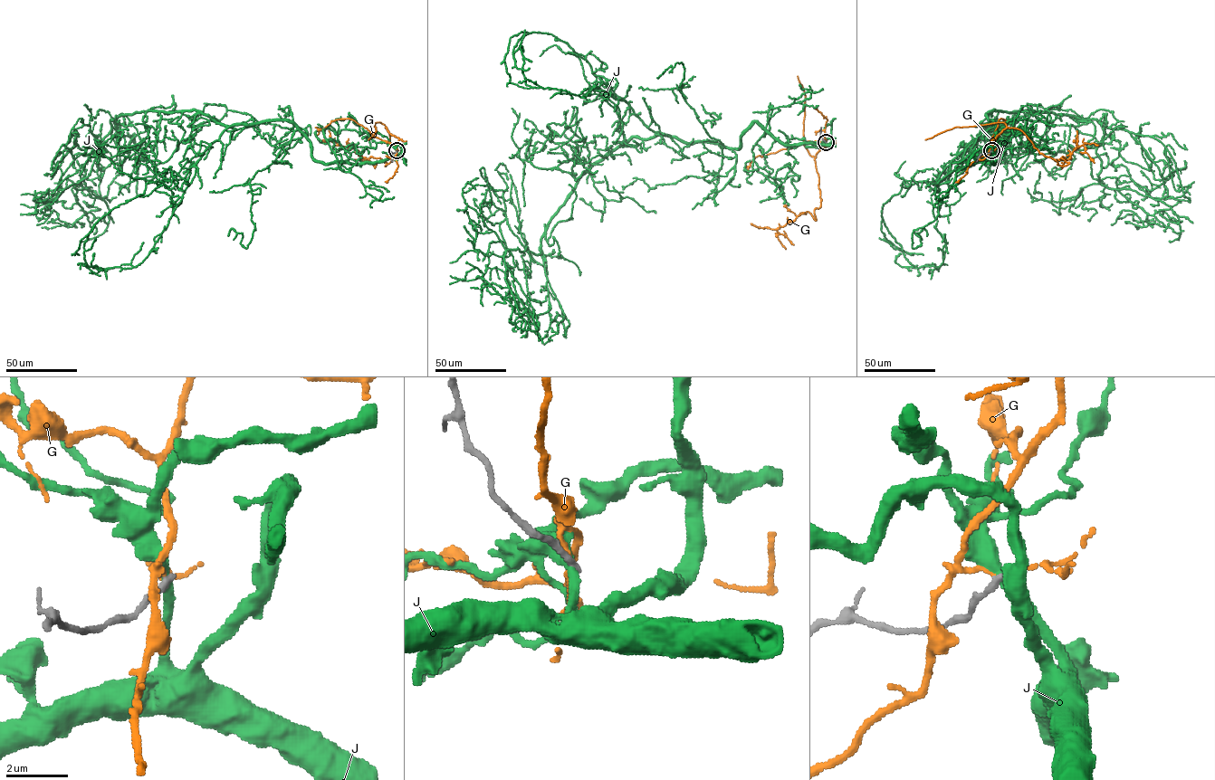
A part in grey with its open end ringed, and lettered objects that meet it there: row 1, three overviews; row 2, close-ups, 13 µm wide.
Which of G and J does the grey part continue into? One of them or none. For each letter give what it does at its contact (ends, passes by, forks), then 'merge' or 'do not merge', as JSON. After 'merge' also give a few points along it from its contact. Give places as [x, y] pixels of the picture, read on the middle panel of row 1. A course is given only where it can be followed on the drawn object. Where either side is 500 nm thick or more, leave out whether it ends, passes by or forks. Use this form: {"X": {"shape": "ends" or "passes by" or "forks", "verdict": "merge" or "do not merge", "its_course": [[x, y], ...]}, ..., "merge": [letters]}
{"G": {"shape": "passes by", "verdict": "do not merge"}, "J": {"shape": "passes by", "verdict": "do not merge"}, "merge": []}

